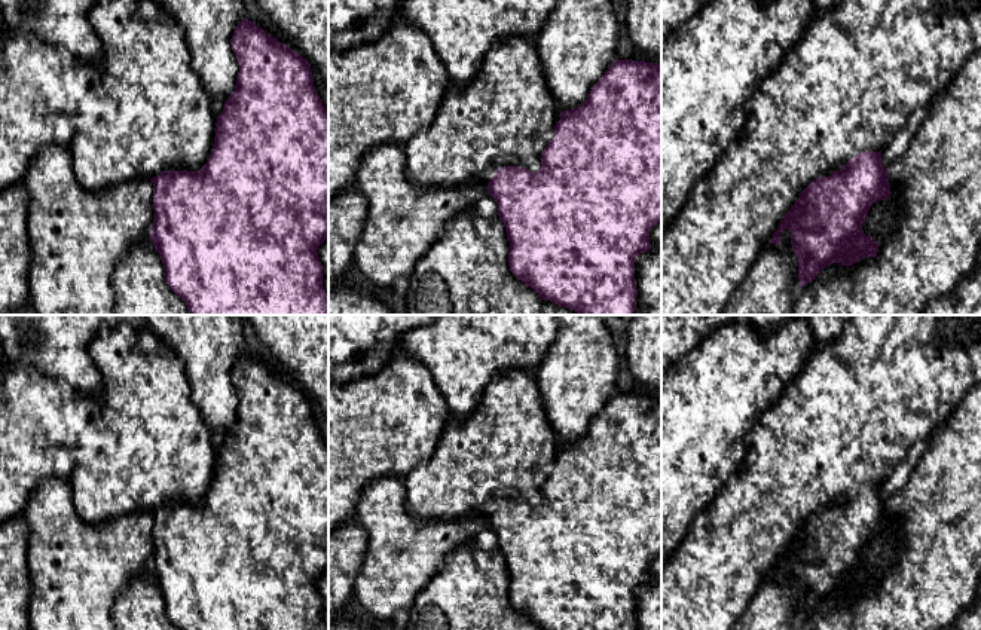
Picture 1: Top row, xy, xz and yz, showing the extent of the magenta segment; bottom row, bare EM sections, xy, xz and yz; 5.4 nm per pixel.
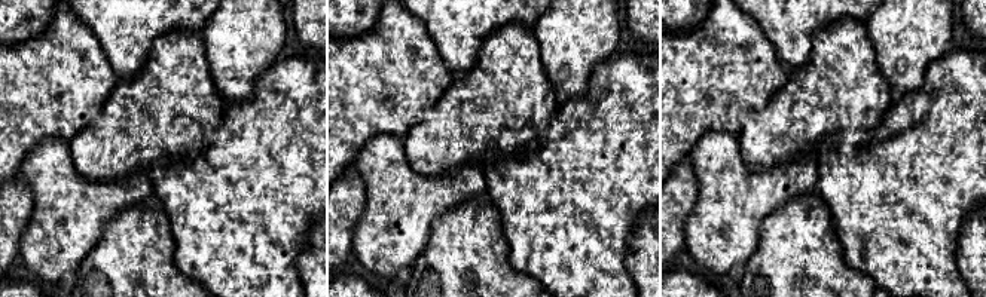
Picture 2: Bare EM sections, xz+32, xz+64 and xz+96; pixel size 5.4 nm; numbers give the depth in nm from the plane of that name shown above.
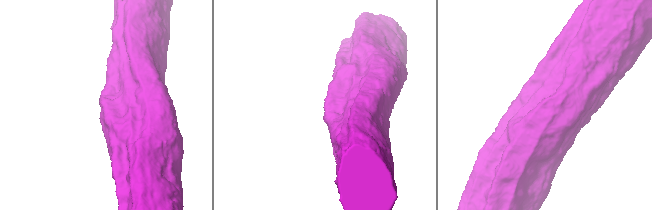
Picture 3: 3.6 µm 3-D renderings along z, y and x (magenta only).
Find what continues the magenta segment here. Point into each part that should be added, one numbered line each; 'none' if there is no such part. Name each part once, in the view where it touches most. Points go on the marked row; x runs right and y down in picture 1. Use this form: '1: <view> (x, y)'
1: xy (189, 150)

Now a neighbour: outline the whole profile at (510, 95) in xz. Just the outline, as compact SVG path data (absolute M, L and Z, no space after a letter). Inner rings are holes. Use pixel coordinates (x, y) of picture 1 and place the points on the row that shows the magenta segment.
M534 39L498 40L486 52L476 79L465 88L452 85L433 122L404 144L409 180L421 187L462 187L471 181L479 181L488 189L495 171L501 168L496 158L498 143L504 137L520 132L540 134L548 143L559 120L560 110L547 86Z

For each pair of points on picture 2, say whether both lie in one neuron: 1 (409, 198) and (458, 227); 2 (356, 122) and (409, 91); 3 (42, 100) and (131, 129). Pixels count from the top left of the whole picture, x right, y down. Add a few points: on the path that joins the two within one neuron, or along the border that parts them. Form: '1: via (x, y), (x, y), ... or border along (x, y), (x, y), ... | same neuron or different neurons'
1: border along (470, 198), (448, 208), (434, 220), (424, 247) | different neurons
2: via (369, 109), (387, 91), (396, 91) | same neuron
3: border along (113, 88), (100, 113), (69, 140) | different neurons

